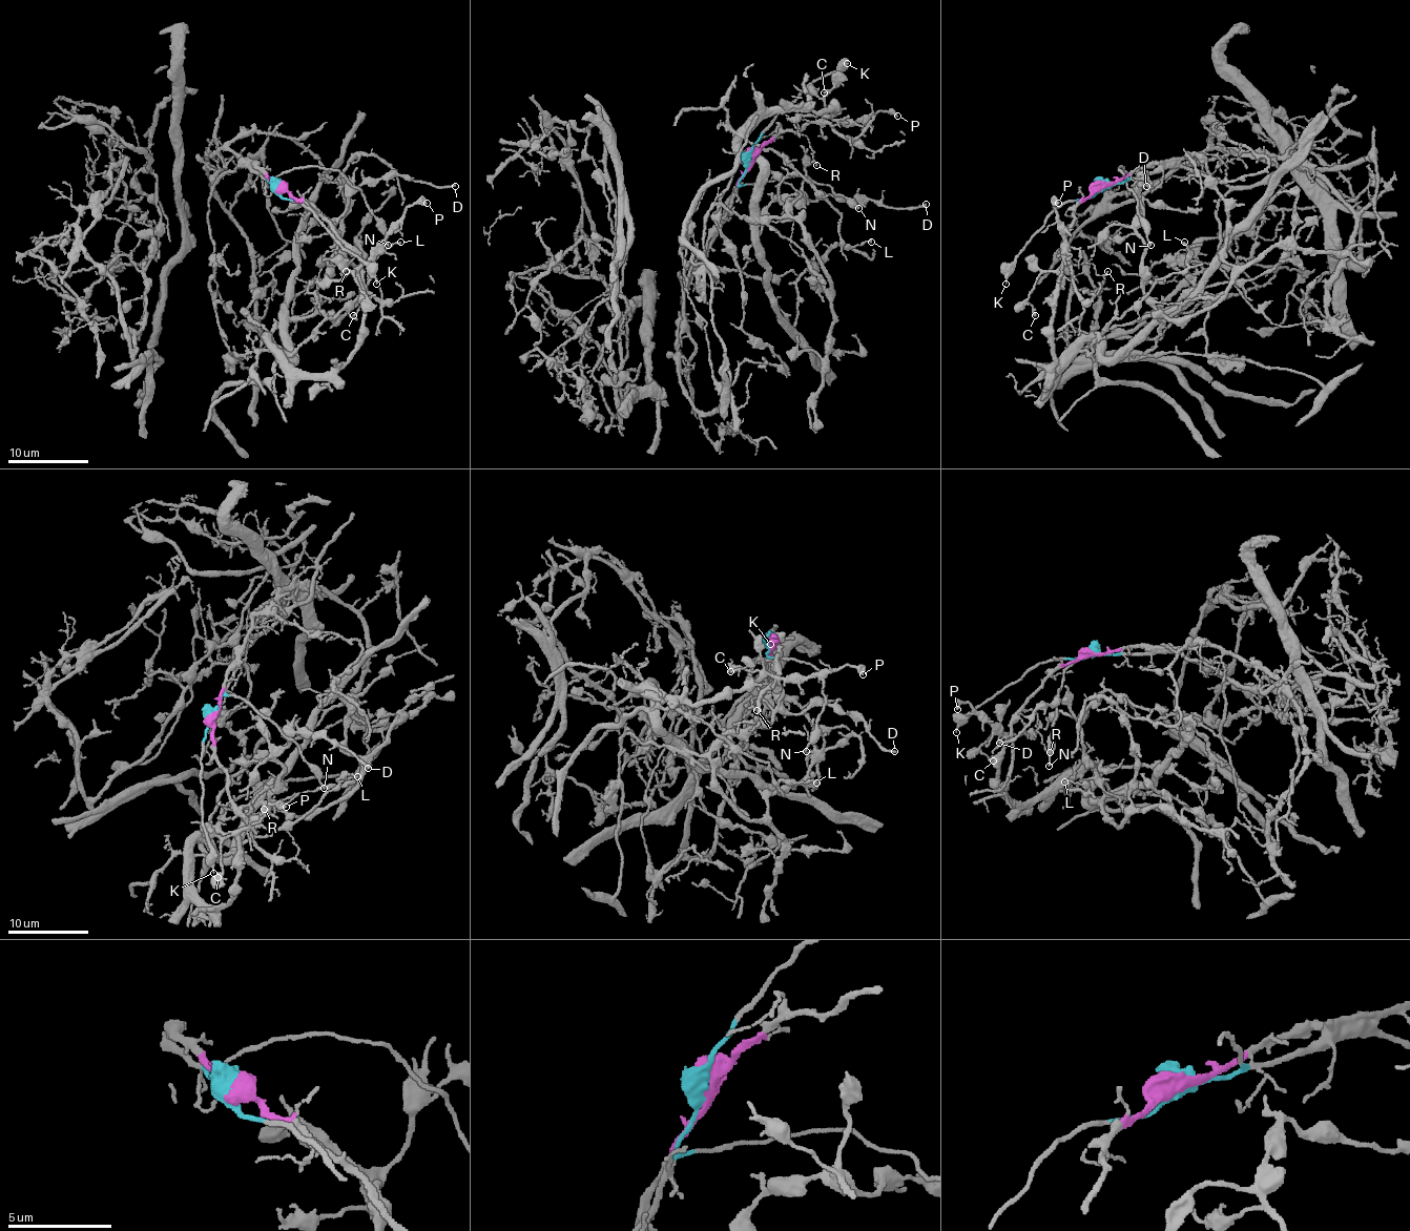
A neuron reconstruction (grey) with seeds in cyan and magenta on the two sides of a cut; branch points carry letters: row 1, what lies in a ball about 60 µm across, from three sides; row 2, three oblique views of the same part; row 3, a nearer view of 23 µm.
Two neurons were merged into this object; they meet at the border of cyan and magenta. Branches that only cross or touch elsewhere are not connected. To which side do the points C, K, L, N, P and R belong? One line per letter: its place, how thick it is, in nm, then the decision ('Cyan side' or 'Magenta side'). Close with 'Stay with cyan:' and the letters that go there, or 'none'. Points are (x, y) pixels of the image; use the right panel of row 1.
C: Place: (1035, 315). Thickness 140 nm. Magenta side
K: Place: (1006, 284). Thickness 140 nm. Cyan side
L: Place: (1184, 242). Thickness 140 nm. Magenta side
N: Place: (1151, 245). Thickness 160 nm. Cyan side
P: Place: (1058, 203). Thickness 400 nm. Magenta side
R: Place: (1107, 271). Thickness 80 nm. Magenta side
Stay with cyan: K, N

